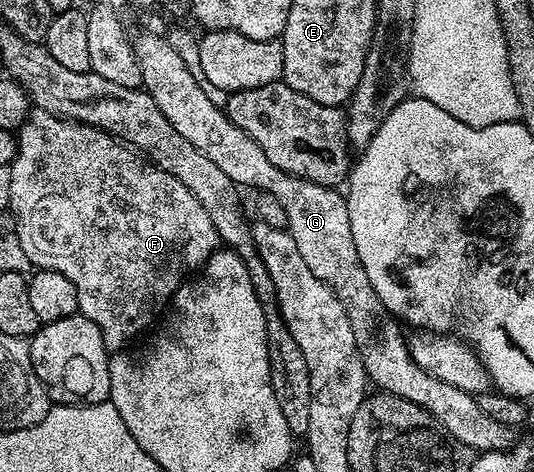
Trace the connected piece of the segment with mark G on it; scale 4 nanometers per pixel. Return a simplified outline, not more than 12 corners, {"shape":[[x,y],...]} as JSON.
{"shape":[[163,34],[142,89],[239,187],[271,193],[348,315],[367,378],[479,454],[515,430],[410,358],[356,255],[345,196],[280,171]]}

